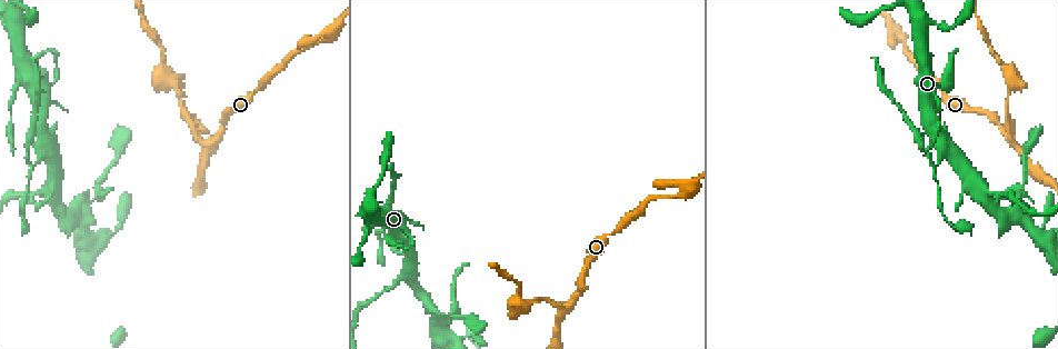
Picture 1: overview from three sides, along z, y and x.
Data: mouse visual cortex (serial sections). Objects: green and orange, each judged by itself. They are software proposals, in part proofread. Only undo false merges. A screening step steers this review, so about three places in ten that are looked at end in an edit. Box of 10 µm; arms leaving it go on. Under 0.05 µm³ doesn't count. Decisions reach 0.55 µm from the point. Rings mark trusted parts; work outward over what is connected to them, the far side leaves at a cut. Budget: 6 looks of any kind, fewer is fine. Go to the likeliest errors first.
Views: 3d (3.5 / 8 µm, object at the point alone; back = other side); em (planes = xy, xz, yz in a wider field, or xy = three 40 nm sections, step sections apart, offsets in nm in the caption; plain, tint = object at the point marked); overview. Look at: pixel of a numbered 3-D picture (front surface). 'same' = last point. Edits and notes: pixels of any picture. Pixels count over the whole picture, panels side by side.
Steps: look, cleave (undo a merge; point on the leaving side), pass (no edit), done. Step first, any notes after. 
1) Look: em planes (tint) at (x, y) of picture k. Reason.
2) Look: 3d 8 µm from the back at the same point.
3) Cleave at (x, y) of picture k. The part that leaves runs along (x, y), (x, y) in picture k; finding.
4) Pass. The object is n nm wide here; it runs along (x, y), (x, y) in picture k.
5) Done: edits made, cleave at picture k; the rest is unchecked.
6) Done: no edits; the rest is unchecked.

Look: 3d 8 µm at (565, 308) of picture 1. Three-way junction.

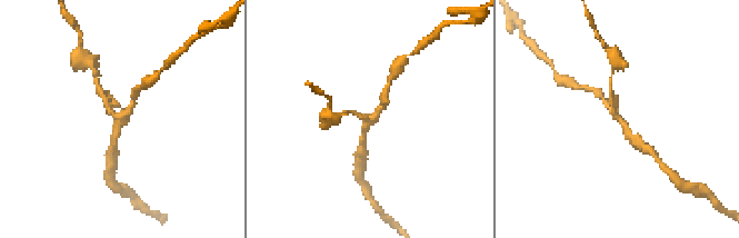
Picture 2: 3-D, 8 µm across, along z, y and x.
Look: 3d 3.5 µm at the same point.

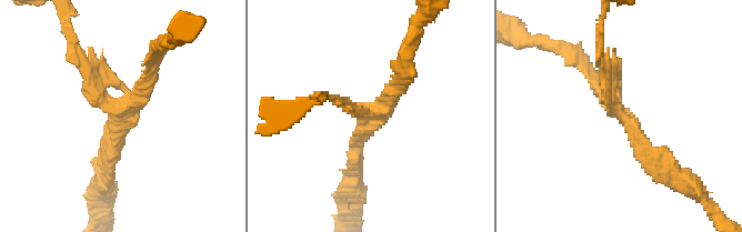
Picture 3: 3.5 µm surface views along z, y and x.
Look: em xy step 5 (tint) at (375, 109) of picture 3. 3 arms meet here; the arms are 150, 150, 200 nm wide; shape alone is not enough.

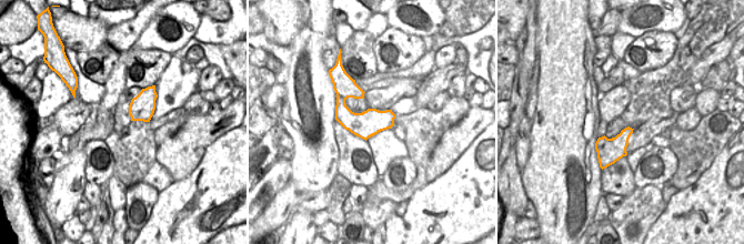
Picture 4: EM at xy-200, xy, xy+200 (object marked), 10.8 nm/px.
Cleave at (102, 64) of picture 3. The part that leaves runs along (382, 107), (356, 110), (321, 96) in picture 3; two cells meet here.

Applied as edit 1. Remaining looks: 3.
Look: overview. Redraw.

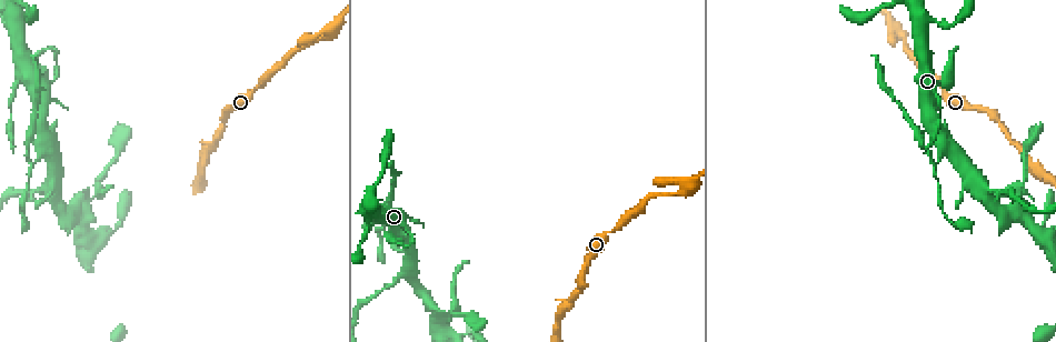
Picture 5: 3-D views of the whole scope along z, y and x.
Look: 3d 3.5 µm at (409, 243) of picture 5. Sharp bend.

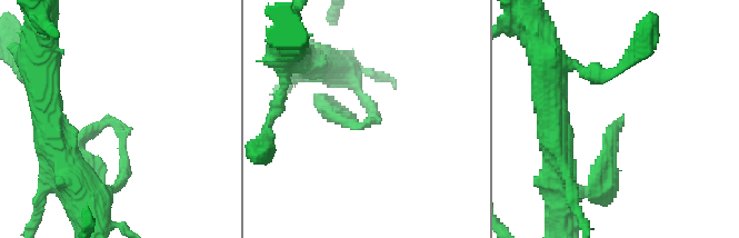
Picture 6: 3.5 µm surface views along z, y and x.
Look: em xy step 5 (tint) at (364, 125) of picture 6. The arms are 150, 200 nm wide; need the tissue.

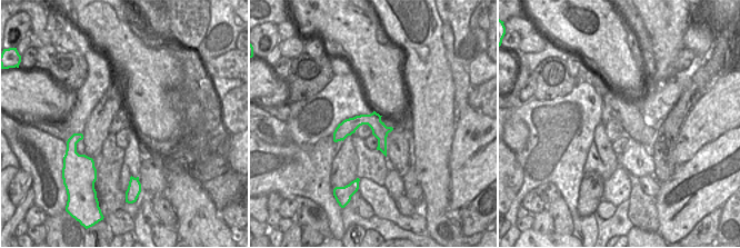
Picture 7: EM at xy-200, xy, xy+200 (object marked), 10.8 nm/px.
Pass. The object is 190 nm wide here; it runs along (388, 129), (358, 120), (336, 138) in picture 7; one cell here.

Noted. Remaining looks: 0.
Done: edits made, cleave at picture 3; the rest is unchecked.

